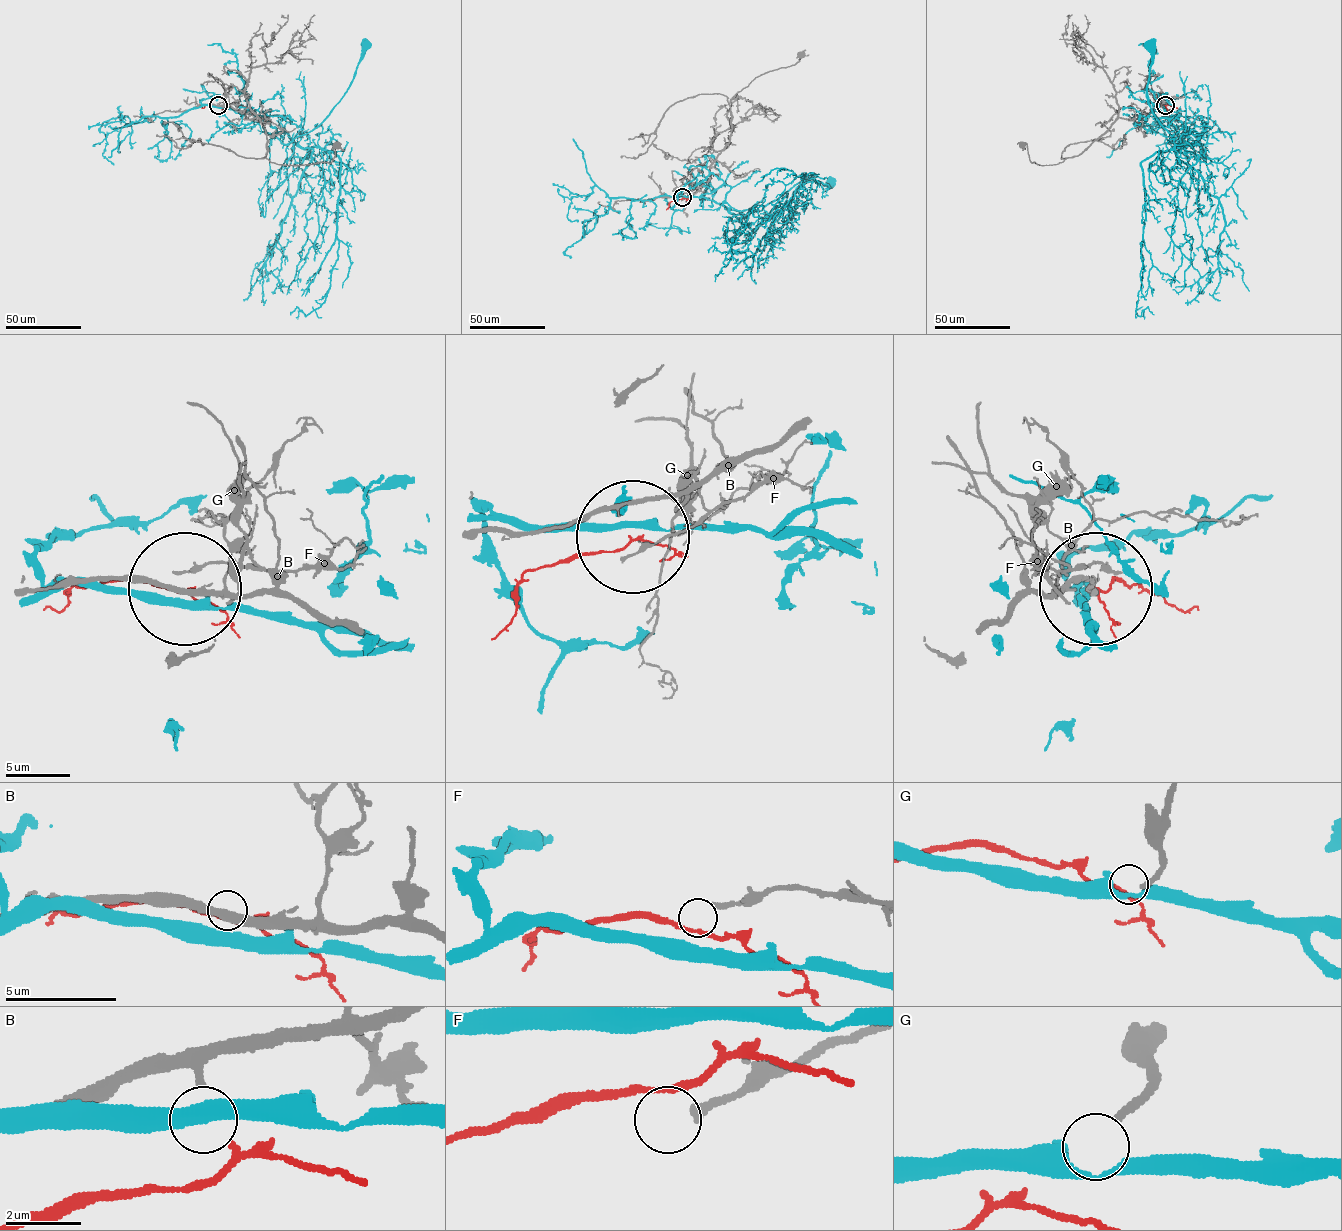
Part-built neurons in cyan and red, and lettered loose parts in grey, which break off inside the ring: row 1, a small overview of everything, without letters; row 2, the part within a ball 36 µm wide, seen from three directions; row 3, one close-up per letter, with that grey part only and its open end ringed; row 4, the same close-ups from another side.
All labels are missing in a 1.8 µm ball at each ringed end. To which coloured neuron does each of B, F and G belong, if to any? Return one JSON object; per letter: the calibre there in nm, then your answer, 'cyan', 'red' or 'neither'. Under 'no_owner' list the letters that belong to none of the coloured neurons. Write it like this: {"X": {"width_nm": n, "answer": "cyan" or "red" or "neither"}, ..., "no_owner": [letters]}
{"B": {"width_nm": 240, "answer": "red"}, "F": {"width_nm": 260, "answer": "neither"}, "G": {"width_nm": 240, "answer": "cyan"}, "no_owner": ["F"]}

